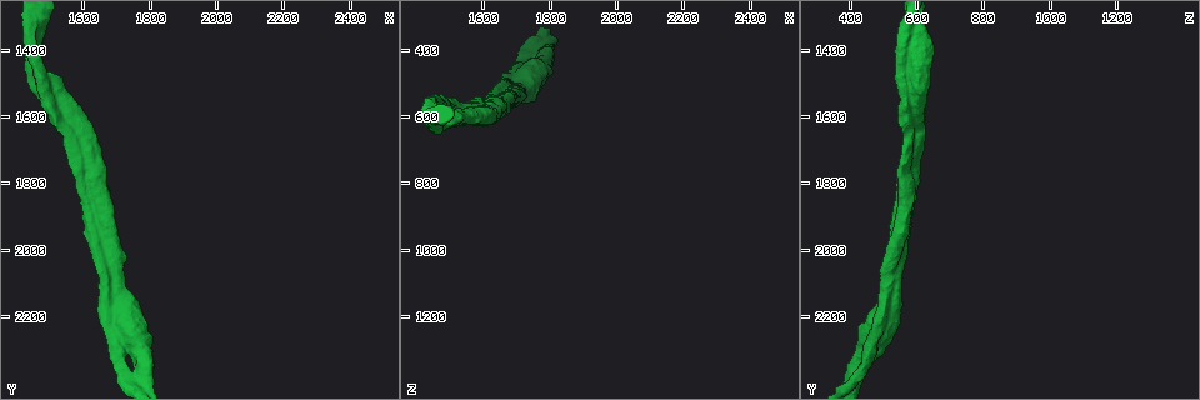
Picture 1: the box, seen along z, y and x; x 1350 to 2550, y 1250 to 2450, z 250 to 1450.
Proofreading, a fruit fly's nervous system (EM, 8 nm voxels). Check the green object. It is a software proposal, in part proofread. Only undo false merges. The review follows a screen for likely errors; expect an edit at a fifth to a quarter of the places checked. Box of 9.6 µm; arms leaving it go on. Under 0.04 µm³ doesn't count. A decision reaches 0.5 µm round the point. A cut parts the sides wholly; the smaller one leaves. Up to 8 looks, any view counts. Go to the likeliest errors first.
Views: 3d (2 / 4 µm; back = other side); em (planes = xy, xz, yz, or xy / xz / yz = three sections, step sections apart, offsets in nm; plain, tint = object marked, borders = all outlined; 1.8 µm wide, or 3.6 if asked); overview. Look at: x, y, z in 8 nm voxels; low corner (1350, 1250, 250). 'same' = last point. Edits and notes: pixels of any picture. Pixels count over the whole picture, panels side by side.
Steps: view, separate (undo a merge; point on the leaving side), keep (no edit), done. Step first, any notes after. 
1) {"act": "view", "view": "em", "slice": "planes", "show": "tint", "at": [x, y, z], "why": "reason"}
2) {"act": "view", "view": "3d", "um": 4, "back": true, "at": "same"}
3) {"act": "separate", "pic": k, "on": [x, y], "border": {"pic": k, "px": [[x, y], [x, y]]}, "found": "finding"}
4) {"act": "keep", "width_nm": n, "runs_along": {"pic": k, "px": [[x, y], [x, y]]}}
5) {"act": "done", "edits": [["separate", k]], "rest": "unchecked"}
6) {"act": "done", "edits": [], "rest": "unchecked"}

{"act": "view", "view": "3d", "um": 2, "at": [1450, 1490, 600], "why": "three-way junction"}

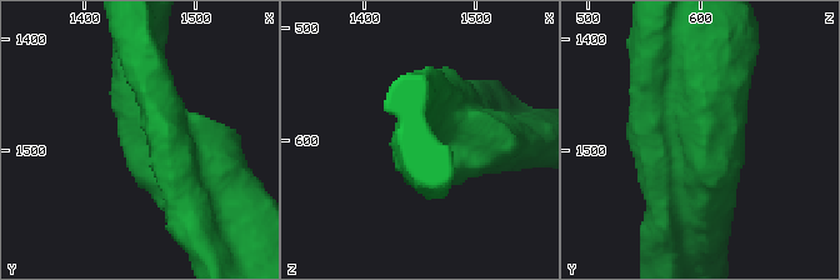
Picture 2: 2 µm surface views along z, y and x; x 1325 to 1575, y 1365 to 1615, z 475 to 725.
{"act": "view", "view": "em", "slice": "xz", "step": 16, "show": "tint", "at": [1462, 1488, 608]}

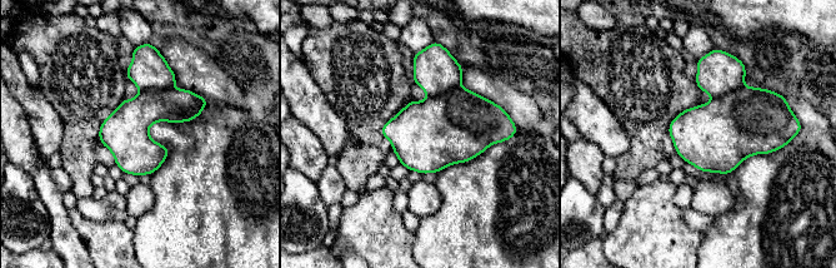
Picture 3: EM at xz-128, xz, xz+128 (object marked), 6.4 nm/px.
{"act": "view", "view": "em", "slice": "planes", "show": "tint", "at": "same"}

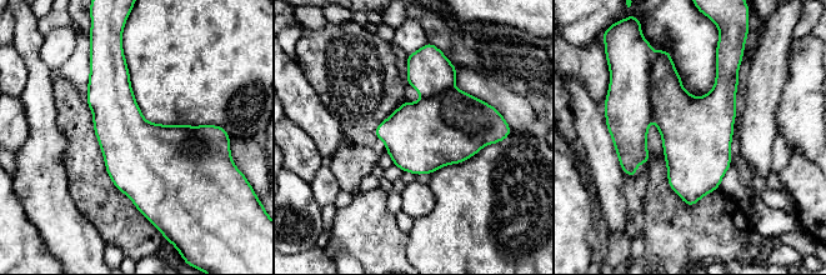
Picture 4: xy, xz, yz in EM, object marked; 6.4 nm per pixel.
{"act": "keep", "width_nm": 460, "found": "continuous, no second neuron"}

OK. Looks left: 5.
{"act": "view", "view": "em", "slice": "yz", "step": 4, "show": "tint", "at": [1640, 1750, 570], "why": "arms part here"}

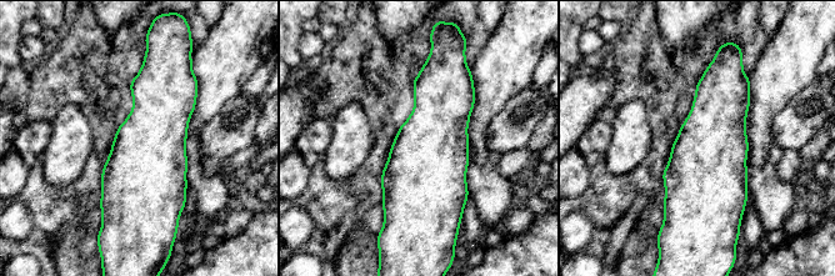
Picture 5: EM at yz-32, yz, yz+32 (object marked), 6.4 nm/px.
{"act": "keep", "found": "one neuron here"}

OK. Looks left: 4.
{"act": "view", "view": "em", "slice": "planes", "show": "tint", "at": [1700, 2360, 440], "why": "closes a loop"}

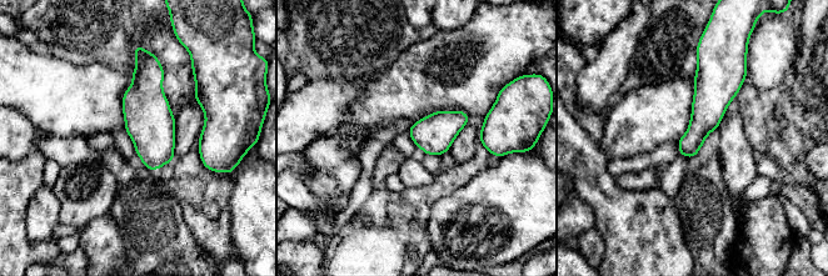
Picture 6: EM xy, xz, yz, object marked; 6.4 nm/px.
{"act": "keep", "found": "continuous, no second neuron"}

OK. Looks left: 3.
{"act": "done", "edits": [], "rest": "unchecked"}

